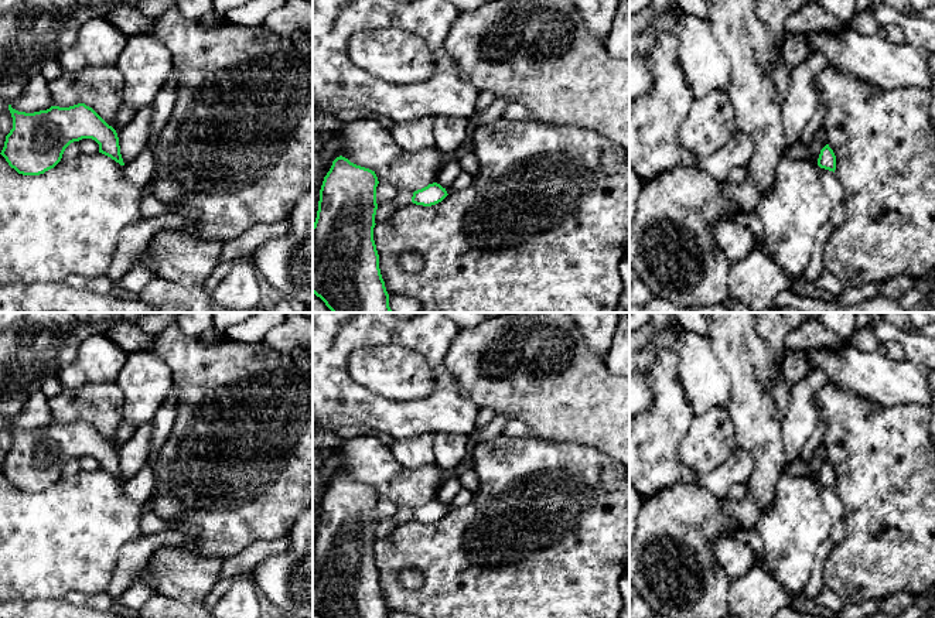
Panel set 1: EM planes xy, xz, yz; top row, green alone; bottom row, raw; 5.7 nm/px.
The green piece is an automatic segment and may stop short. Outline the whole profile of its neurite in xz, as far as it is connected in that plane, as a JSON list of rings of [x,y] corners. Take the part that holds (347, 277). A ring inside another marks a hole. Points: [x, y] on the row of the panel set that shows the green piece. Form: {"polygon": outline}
{"polygon": [[[339,156],[324,177],[313,225],[313,293],[332,313],[392,313],[373,240],[375,171]]]}

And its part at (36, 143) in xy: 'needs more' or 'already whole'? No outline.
already whole

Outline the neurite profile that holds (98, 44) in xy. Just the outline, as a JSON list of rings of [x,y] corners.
[[[105,17],[86,21],[71,47],[64,48],[57,62],[65,72],[113,66],[127,44],[127,35]]]

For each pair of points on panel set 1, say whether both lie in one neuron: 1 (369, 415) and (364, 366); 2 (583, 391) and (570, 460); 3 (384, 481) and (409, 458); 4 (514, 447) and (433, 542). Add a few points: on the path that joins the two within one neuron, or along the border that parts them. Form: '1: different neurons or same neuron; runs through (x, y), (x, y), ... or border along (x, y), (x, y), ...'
1: different neurons; border along (345, 362), (348, 374), (357, 382), (398, 400)
2: different neurons; border along (541, 437), (582, 443), (604, 454)
3: different neurons; border along (389, 447), (406, 467), (419, 468), (433, 463)
4: same neuron; runs through (514, 474), (460, 528)

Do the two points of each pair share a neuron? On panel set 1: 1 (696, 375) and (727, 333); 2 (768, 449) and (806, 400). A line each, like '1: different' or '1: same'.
1: different
2: different

